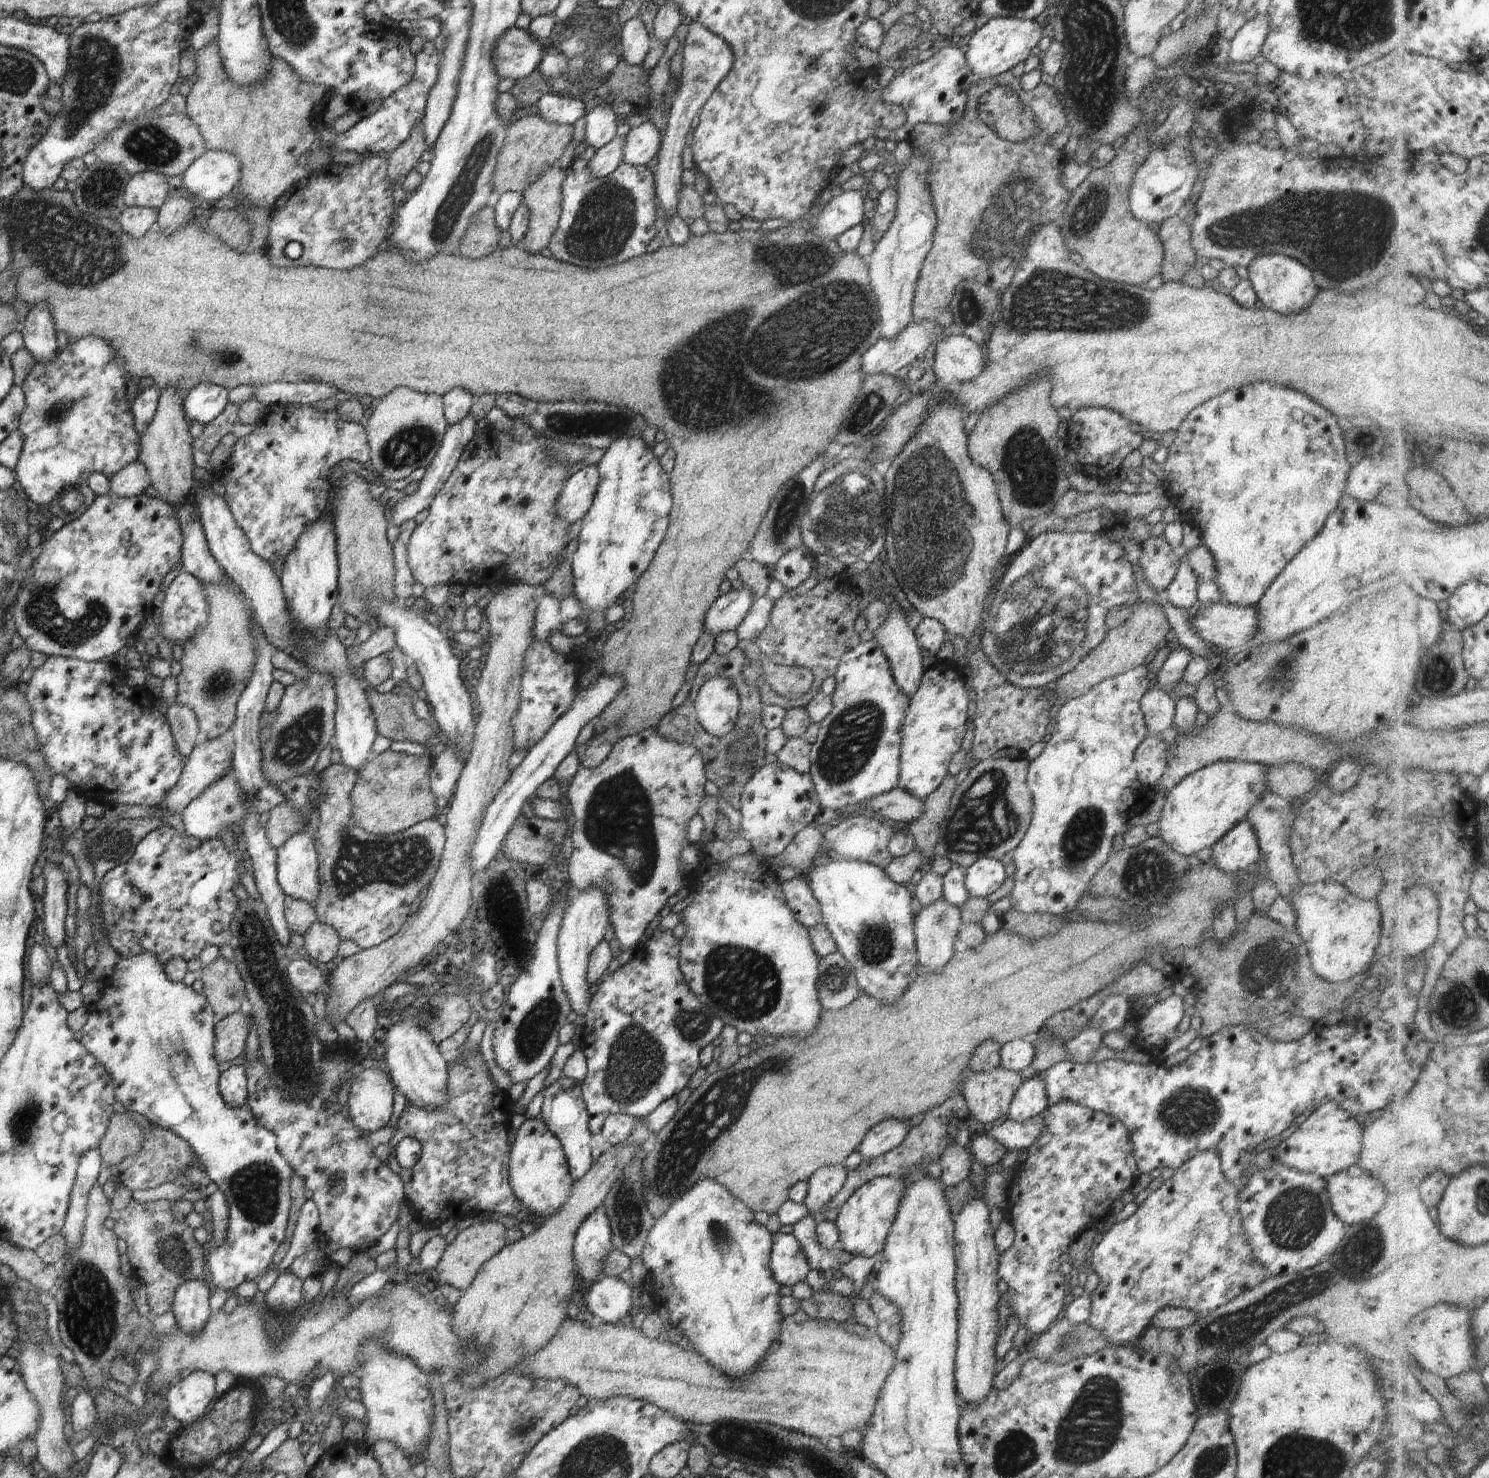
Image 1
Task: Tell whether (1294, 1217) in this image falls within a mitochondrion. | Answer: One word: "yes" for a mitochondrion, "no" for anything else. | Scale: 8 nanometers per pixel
yes

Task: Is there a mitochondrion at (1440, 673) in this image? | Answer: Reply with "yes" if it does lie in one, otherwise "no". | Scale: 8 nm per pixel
yes

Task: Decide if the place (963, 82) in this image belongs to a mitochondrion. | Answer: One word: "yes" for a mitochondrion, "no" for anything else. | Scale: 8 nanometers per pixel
no

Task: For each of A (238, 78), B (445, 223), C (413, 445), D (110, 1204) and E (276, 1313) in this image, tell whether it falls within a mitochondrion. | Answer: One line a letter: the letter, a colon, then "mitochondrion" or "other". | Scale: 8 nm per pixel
A: other
B: mitochondrion
C: mitochondrion
D: other
E: other

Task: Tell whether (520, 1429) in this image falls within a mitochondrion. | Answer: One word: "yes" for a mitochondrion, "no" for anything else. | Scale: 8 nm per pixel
yes

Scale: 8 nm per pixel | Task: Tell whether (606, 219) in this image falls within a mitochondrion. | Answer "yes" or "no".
yes

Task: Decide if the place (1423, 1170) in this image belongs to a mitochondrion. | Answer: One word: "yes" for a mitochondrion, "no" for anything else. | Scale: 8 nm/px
no

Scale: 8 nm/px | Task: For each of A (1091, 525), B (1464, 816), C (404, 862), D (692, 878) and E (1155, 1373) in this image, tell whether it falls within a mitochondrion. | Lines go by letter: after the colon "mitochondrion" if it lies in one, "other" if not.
A: other
B: other
C: mitochondrion
D: other
E: other

